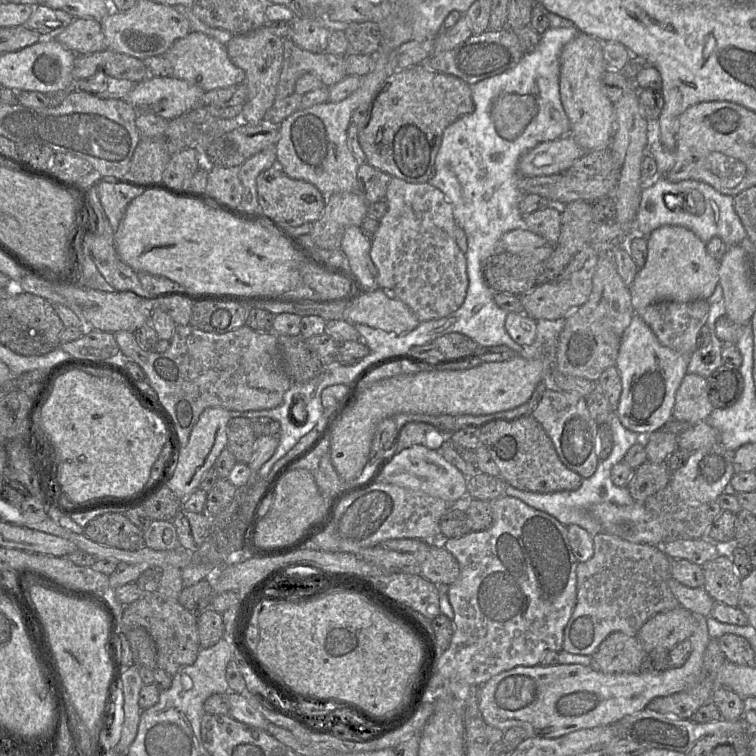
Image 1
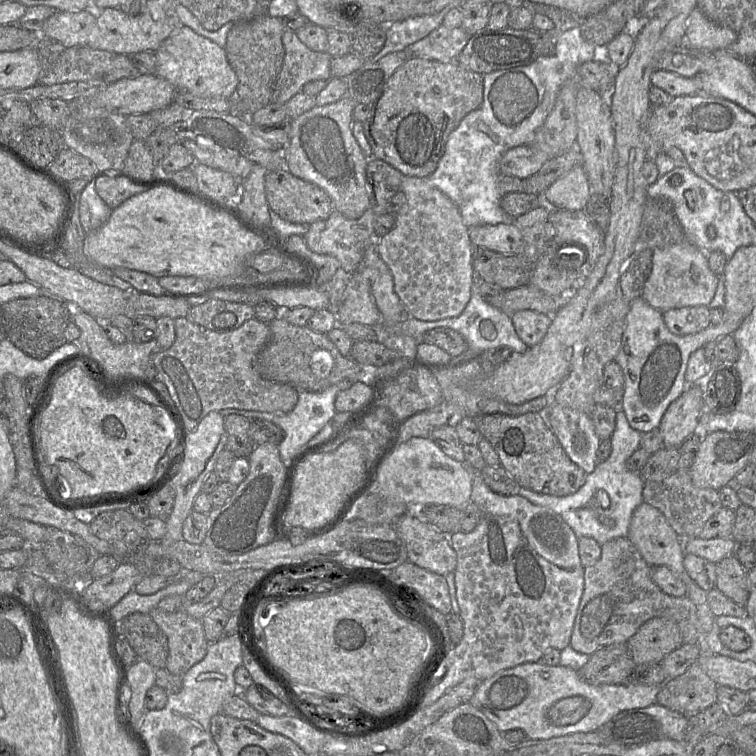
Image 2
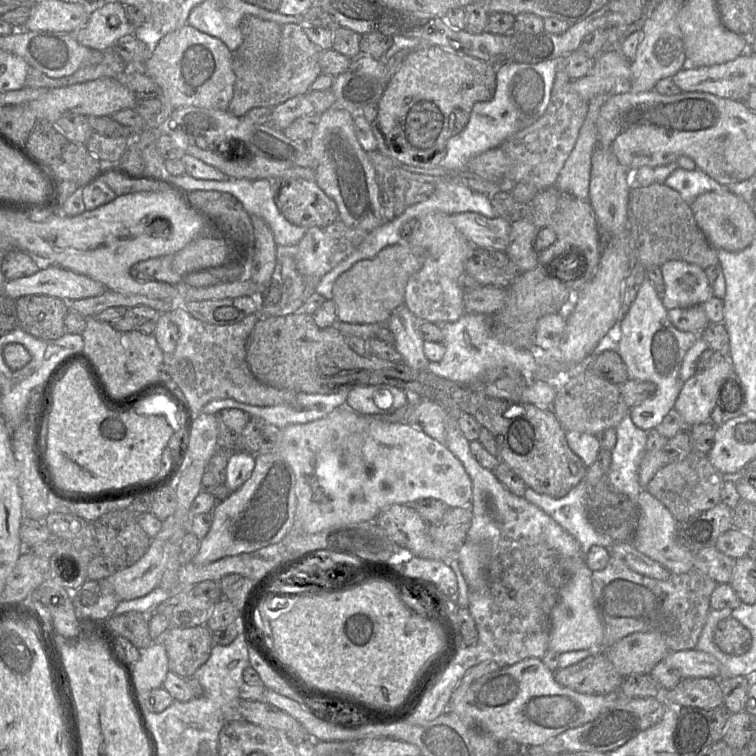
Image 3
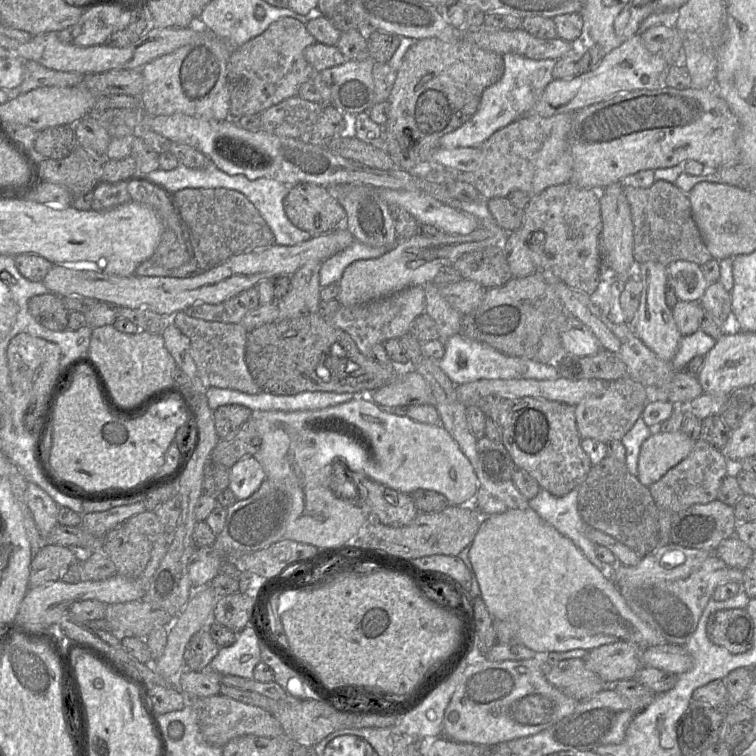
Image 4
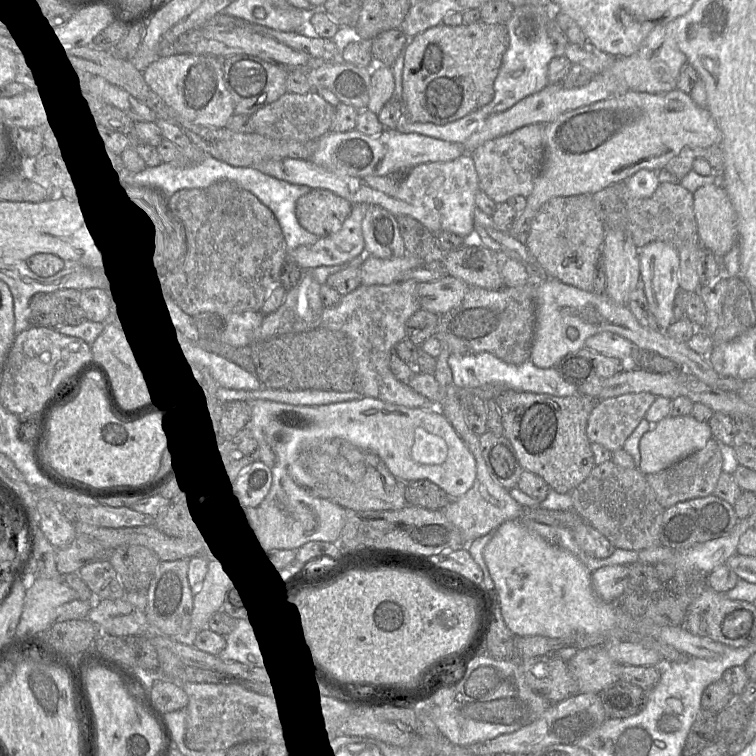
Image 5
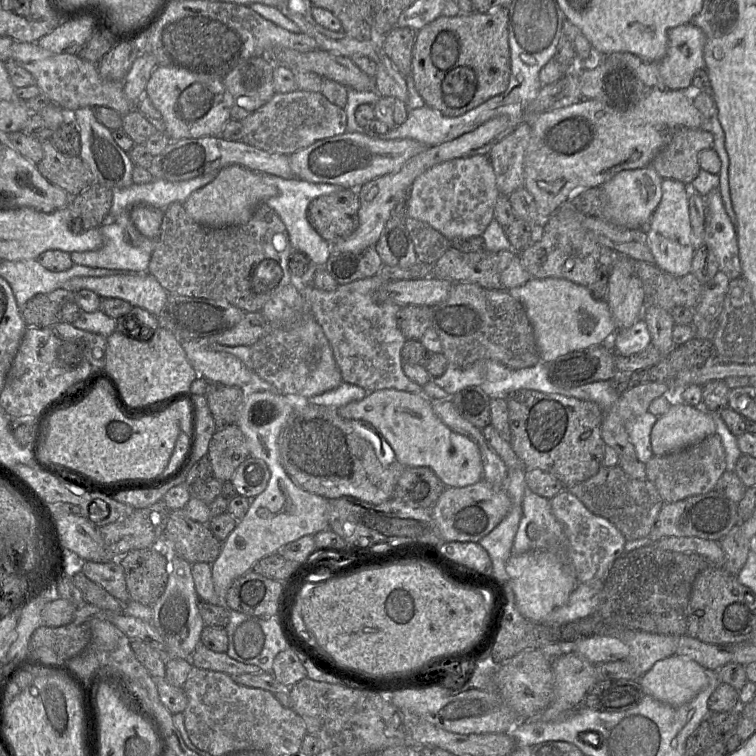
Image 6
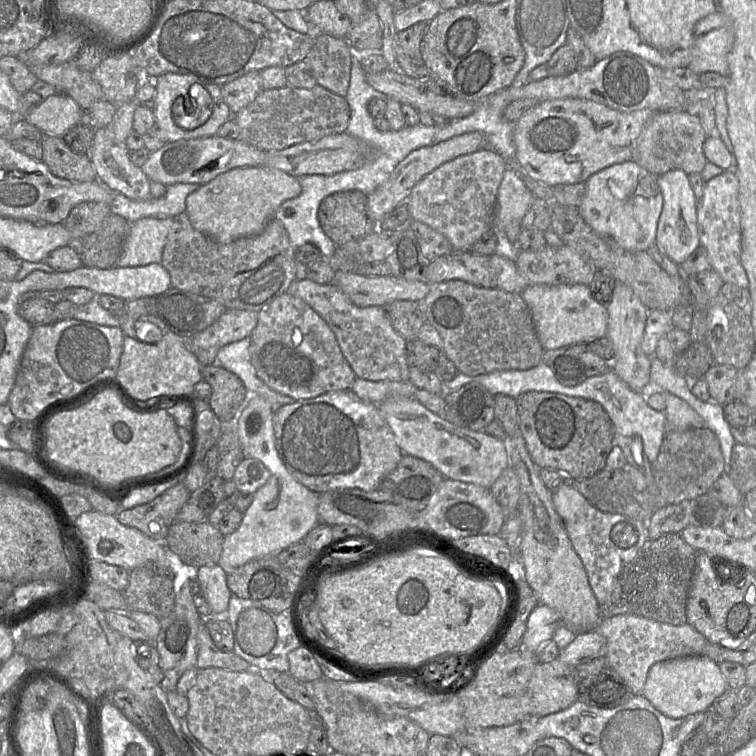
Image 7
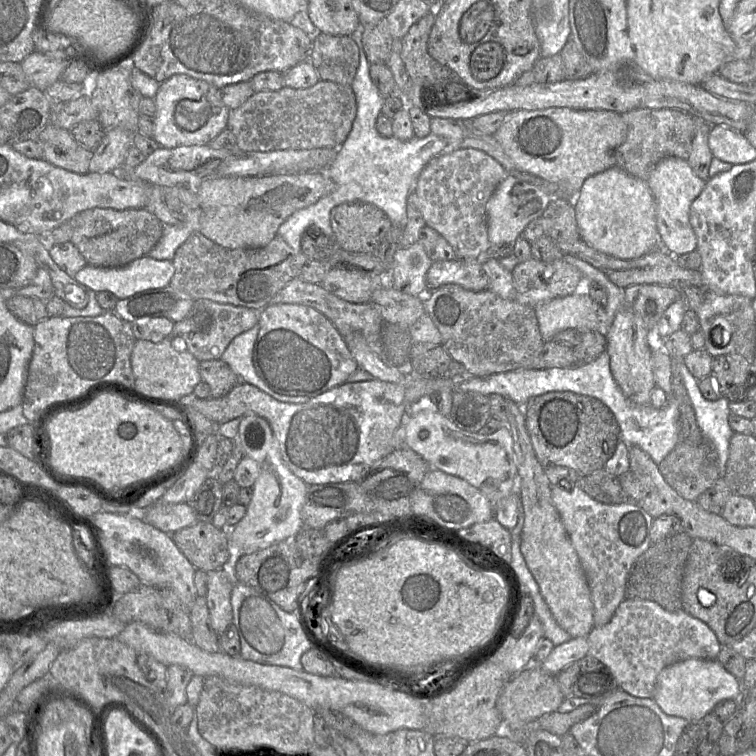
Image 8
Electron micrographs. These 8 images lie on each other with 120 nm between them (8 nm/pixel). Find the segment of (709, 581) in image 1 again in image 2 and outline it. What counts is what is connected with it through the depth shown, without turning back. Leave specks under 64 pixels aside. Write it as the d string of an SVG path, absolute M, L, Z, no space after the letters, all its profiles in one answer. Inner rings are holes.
M729 556L716 565L716 589L736 604L745 607L749 598L748 572L739 560Z

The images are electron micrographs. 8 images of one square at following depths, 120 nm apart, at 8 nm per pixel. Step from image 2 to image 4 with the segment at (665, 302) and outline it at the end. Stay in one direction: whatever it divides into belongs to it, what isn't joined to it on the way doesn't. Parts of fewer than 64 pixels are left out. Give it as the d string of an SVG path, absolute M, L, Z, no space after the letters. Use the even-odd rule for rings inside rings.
M677 260L667 265L668 285L677 299L699 302L709 286L701 267L694 262Z

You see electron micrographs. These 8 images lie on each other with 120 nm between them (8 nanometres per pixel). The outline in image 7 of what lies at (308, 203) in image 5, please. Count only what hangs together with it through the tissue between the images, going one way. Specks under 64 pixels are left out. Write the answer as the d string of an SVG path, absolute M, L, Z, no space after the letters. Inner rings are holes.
M359 190L337 192L324 198L318 208L318 220L337 246L362 239L375 230L369 217L368 195Z

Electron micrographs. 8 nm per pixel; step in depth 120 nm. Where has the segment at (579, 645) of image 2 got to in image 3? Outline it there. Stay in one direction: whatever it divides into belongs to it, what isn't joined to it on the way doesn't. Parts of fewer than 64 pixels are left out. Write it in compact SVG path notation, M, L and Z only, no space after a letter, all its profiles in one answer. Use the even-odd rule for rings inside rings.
M611 555L607 566L592 574L594 603L604 625L601 647L596 651L605 652L621 639L639 632L659 633L670 652L695 649L711 609L711 595L718 585L709 576L695 568L685 574L671 575L666 581L656 580L634 572L623 559Z

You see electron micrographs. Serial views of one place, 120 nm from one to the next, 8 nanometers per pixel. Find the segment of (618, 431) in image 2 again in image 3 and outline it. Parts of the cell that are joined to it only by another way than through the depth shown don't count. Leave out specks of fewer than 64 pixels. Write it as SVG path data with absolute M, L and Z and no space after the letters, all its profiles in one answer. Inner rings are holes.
M629 414L617 425L616 431L617 443L611 452L608 481L613 490L637 503L642 491L639 469L646 452L648 432L638 428ZM582 480L576 487L574 487L565 497L560 499L555 499L547 495L541 495L535 492L533 489L527 487L525 495L523 496L528 502L539 507L552 519L554 519L565 531L572 535L576 541L579 543L581 552L585 557L589 550L593 546L604 547L606 549L611 548L614 545L624 544L624 543L614 543L613 540L604 537L597 533L587 520L587 486Z

